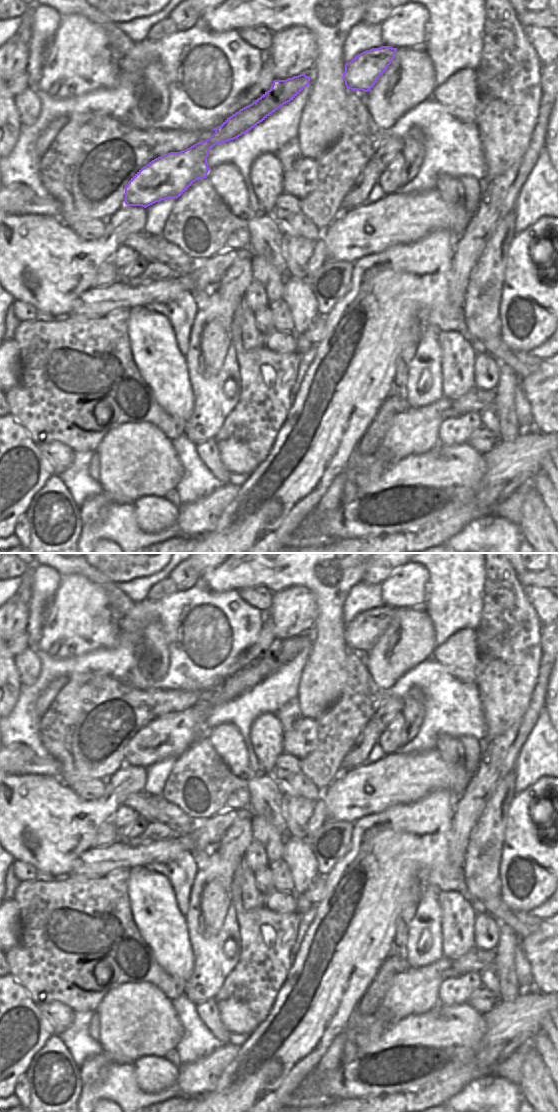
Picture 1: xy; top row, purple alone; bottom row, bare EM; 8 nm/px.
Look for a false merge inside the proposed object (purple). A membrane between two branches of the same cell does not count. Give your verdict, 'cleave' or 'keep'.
keep

